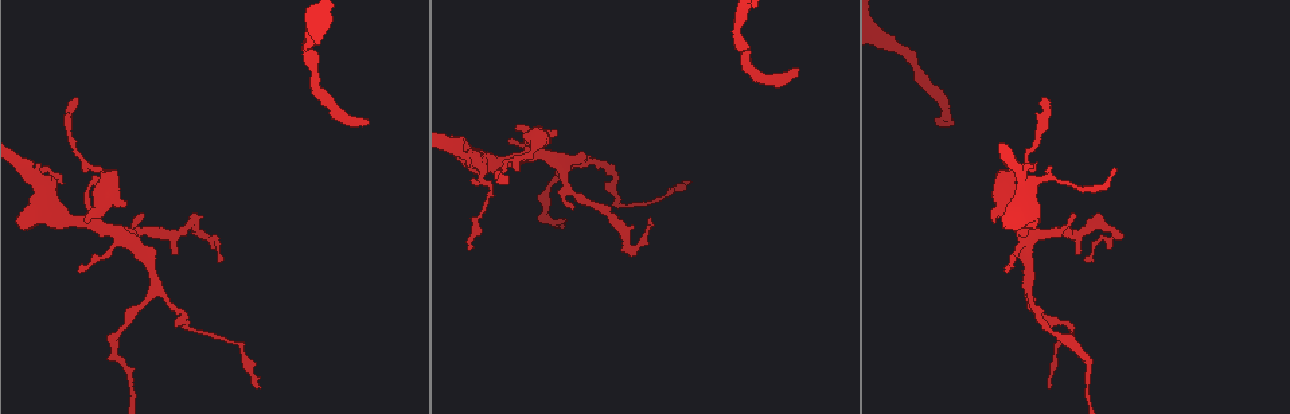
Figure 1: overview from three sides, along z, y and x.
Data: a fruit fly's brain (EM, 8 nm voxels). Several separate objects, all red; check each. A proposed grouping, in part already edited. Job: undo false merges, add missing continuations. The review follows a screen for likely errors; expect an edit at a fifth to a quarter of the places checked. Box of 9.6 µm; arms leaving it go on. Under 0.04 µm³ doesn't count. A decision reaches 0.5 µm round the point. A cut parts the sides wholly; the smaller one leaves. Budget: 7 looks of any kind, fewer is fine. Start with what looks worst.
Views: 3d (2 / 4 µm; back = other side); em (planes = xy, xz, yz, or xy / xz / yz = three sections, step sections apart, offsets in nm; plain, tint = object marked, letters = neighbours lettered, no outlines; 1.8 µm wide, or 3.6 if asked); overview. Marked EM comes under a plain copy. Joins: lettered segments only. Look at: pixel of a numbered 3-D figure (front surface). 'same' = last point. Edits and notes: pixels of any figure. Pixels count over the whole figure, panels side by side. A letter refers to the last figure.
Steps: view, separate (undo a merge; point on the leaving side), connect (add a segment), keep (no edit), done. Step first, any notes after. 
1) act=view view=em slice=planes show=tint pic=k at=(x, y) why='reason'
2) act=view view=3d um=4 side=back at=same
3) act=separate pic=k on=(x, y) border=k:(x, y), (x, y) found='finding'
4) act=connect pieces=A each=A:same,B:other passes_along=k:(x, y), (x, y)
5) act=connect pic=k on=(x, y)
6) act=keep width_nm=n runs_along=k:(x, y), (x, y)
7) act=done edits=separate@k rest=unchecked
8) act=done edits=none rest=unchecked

act=view view=3d um=2 pic=1 at=(794, 71) why='long arm stops here'

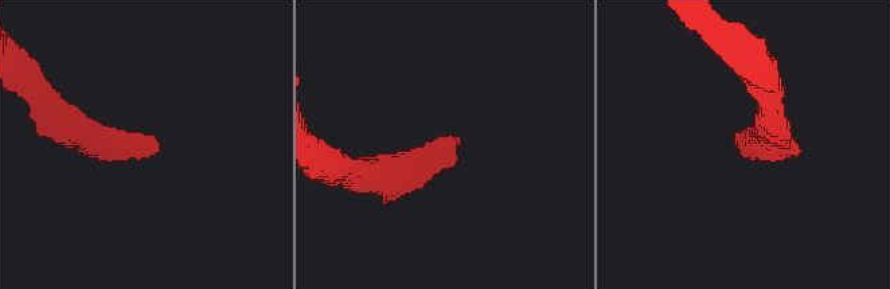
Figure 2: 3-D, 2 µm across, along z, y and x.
act=view view=em slice=planes show=letters pic=2 at=(452, 137) why='shape alone is not enough'

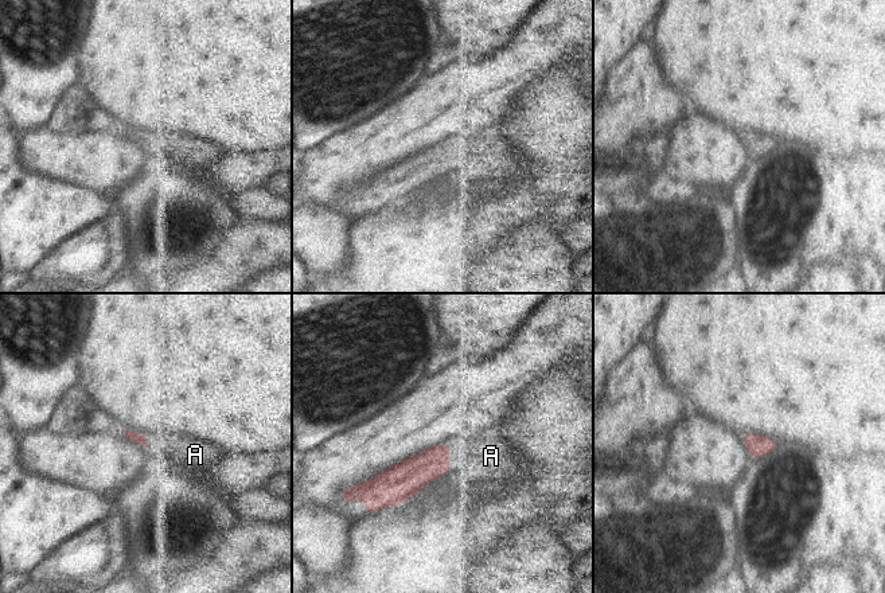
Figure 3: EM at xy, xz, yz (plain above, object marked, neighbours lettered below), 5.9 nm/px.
act=connect pieces=A each=A:same passes_along=3:(410, 475), (448, 461), (488, 457) found='the neuron continues'

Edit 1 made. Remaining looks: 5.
act=view view=overview why='redraw'

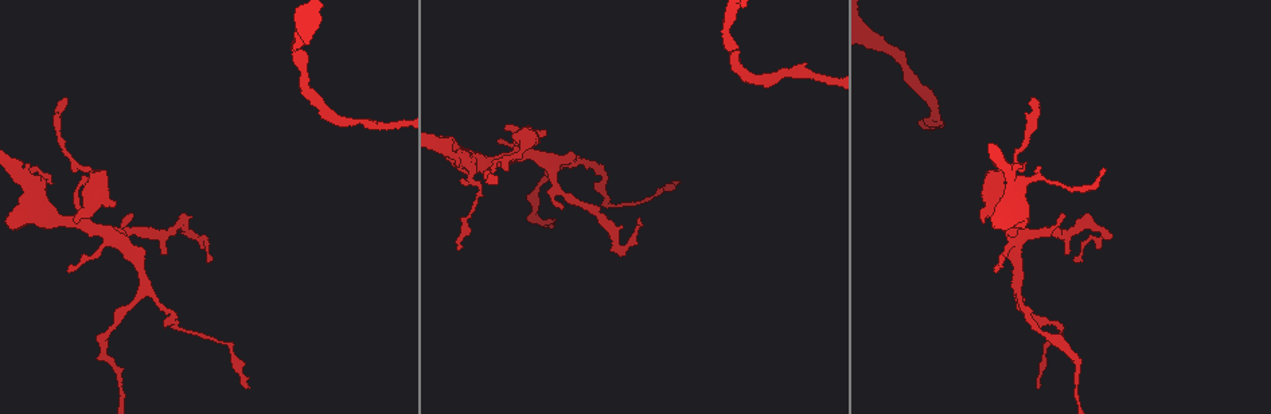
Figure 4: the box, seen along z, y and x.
act=view view=3d um=2 pic=4 at=(509, 154) why='arms part here'

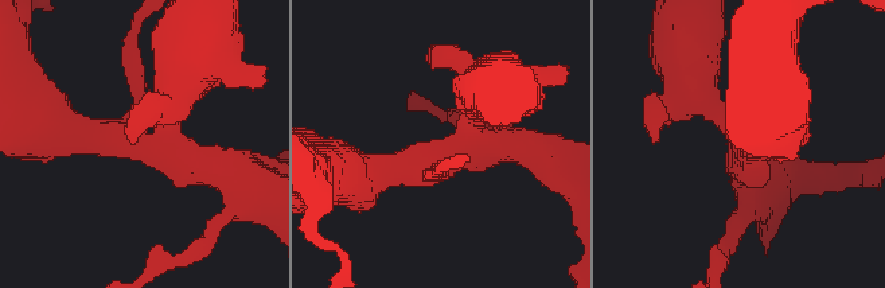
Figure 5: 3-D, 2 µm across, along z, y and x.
act=view view=em slice=planes show=tint pic=5 at=(450, 151)

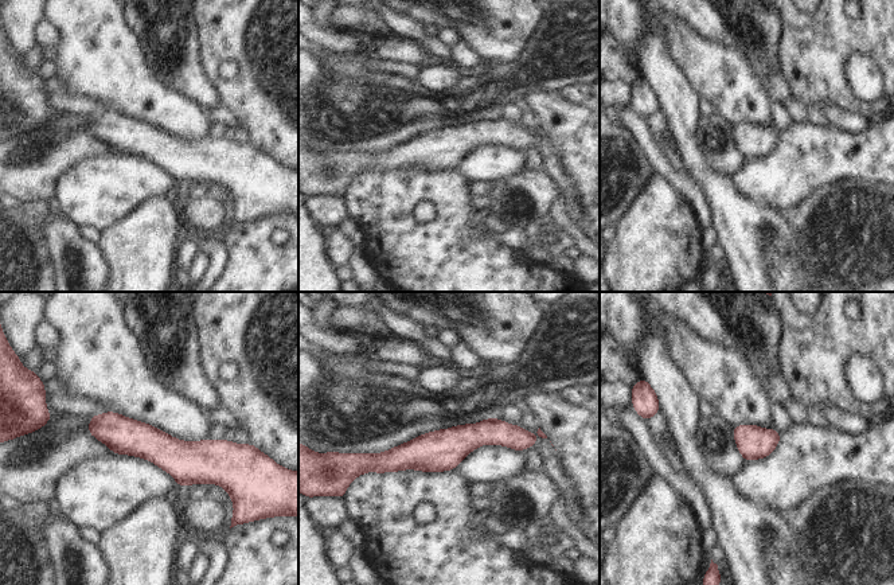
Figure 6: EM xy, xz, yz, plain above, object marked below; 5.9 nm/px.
act=view view=em slice=planes show=letters at=same

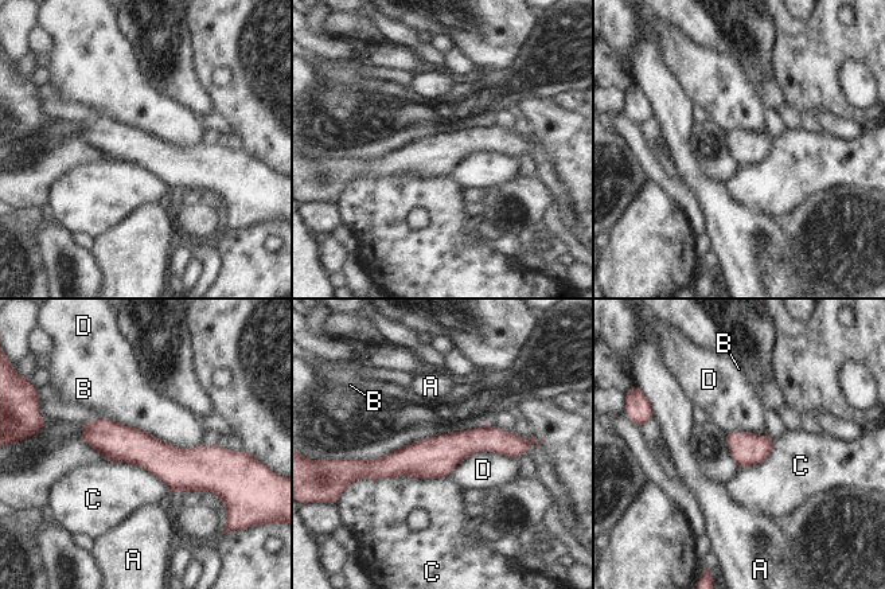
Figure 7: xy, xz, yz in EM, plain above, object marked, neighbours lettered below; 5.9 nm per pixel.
act=keep each=A:other,B:other,C:other,D:other runs_along=7:(523, 443), (363, 464) found='continuous, no second neuron'

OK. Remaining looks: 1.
act=done edits=connect@3 rest=unchecked

